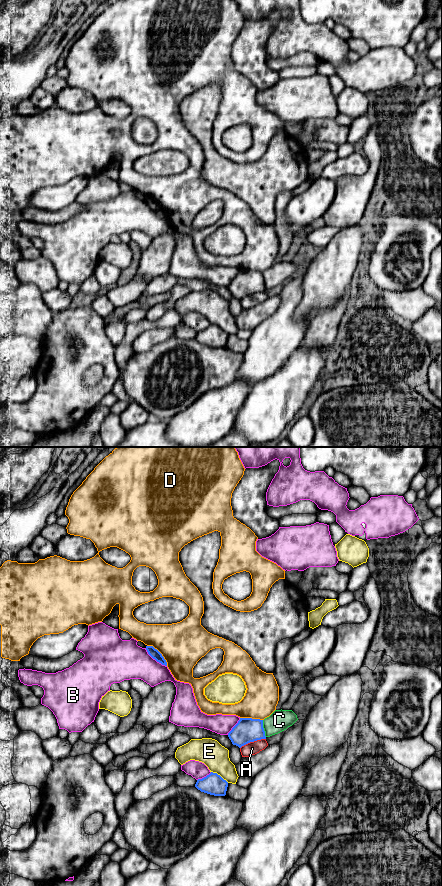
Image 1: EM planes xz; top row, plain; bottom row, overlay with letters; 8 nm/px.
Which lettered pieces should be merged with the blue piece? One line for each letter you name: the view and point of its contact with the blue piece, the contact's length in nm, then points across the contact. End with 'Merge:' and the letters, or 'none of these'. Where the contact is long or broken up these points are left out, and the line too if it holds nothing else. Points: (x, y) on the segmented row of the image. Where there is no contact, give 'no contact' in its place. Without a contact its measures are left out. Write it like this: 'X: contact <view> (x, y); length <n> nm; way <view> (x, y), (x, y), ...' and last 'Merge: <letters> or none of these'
Merge: none of these

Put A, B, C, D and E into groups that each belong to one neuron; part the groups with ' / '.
A / B / C / D / E

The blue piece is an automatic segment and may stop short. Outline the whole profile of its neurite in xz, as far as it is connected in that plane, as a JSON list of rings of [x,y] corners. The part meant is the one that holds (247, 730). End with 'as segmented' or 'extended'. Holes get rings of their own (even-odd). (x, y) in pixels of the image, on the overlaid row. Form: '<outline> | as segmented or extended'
[[[240,718],[238,723],[228,733],[233,745],[242,746],[261,739],[266,739],[263,720]]] | as segmented

